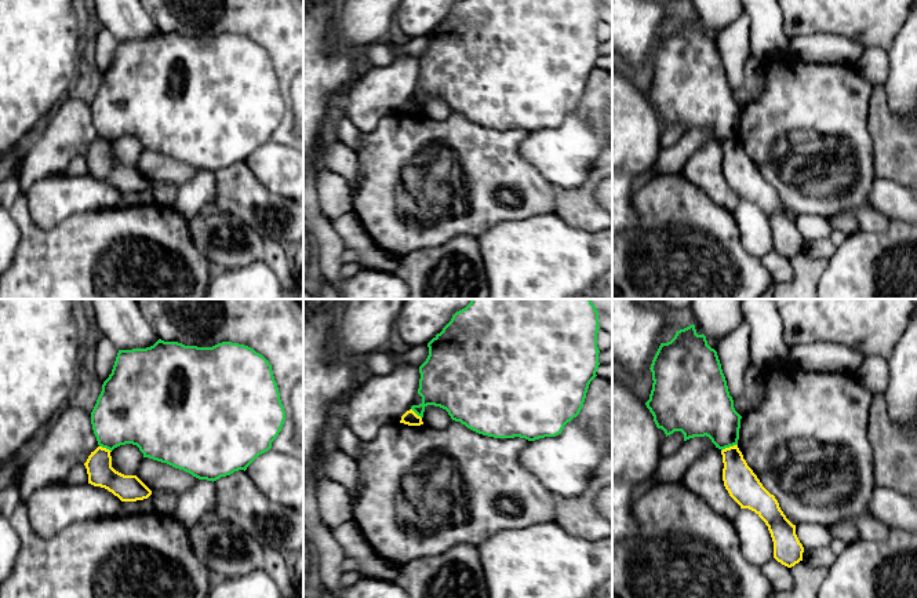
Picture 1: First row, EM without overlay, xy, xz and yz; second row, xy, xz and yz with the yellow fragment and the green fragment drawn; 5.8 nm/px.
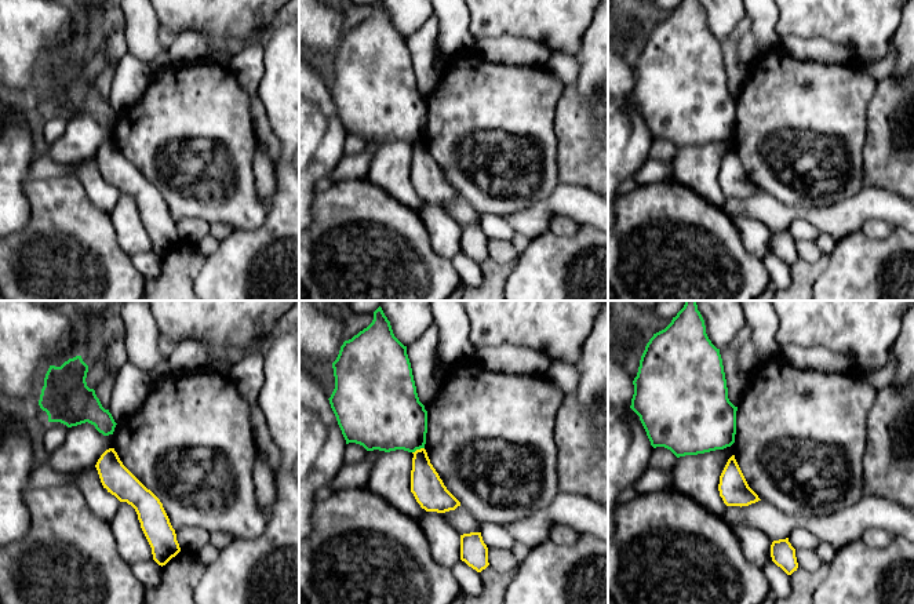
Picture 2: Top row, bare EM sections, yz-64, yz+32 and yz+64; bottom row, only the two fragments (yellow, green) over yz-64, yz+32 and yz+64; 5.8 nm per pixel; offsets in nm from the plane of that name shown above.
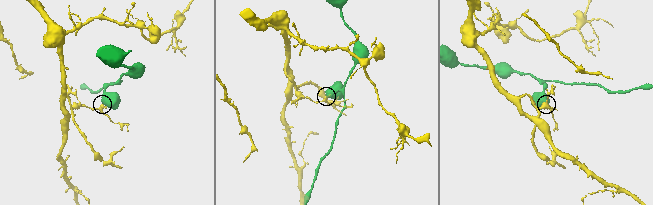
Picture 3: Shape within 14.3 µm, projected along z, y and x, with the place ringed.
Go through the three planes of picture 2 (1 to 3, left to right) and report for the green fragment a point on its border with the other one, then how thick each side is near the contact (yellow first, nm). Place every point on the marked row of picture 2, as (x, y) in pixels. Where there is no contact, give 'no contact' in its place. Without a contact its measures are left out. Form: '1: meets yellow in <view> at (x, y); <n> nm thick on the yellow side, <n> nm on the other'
1: no contact
2: meets yellow in yz+32 at (418, 450); 190 nm thick on the yellow side, 380 nm on the other
3: no contact

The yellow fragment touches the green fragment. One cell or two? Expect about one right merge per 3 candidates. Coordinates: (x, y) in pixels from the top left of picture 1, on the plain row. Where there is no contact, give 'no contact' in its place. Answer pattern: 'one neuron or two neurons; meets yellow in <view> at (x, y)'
two neurons; meets yellow in yz at (728, 139)

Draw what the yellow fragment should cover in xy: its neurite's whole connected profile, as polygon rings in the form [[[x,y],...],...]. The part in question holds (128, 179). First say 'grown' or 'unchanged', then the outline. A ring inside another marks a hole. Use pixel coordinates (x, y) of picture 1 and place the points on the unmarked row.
unchanged; [[[98,138],[84,154],[88,175],[112,183],[121,193],[137,193],[148,190],[152,182],[137,168],[124,167],[112,158],[109,141]]]

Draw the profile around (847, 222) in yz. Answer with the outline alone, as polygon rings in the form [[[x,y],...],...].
[[[852,211],[840,212],[834,216],[826,218],[832,229],[841,230],[847,236],[859,230],[856,216]]]

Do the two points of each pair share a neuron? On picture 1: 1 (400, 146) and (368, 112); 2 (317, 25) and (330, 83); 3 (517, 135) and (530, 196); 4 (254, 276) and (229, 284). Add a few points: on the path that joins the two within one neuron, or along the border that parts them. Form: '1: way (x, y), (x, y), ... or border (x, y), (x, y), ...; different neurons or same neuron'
1: border (399, 113), (385, 116), (373, 130), (361, 132); different neurons
2: way (317, 39), (317, 69); same neuron
3: way (512, 150), (512, 178), (515, 181); same neuron
4: way (248, 281), (246, 284), (235, 284); same neuron

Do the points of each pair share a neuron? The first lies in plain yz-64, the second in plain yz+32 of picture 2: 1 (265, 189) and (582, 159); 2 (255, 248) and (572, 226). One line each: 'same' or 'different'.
1: different
2: different

